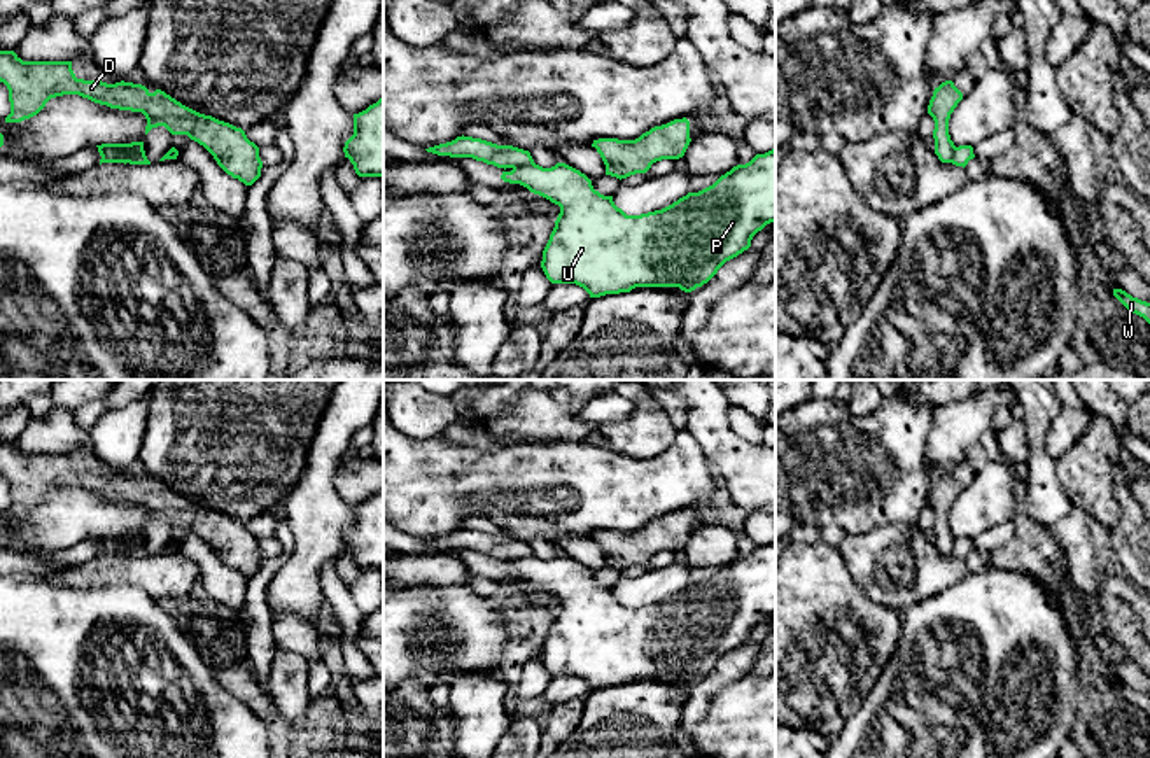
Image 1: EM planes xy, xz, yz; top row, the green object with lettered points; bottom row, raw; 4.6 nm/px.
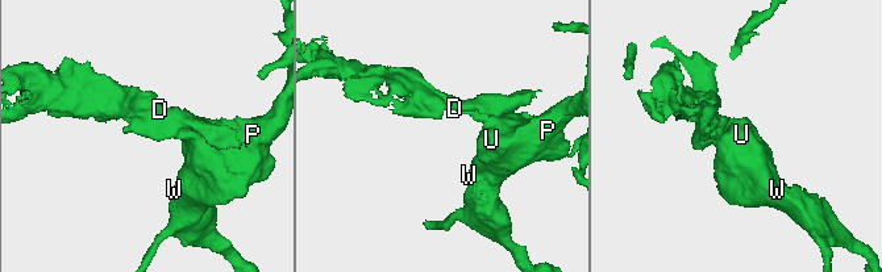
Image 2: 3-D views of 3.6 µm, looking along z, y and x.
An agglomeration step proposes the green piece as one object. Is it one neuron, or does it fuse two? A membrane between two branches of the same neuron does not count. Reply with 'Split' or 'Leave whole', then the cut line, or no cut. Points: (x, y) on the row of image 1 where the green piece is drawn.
Split. Split along xz (532, 161), (522, 163), (513, 170)

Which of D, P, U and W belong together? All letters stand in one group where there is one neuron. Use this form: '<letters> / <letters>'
D / P U W

